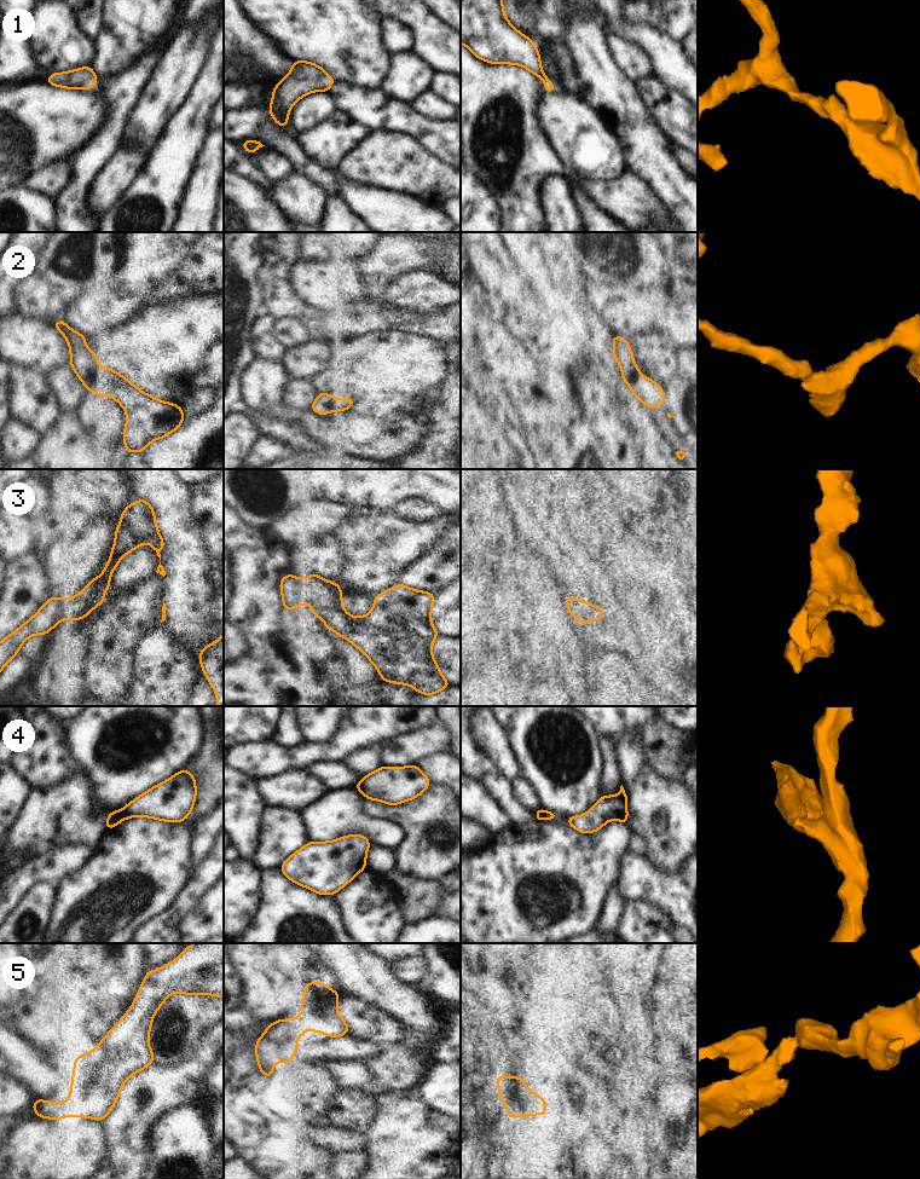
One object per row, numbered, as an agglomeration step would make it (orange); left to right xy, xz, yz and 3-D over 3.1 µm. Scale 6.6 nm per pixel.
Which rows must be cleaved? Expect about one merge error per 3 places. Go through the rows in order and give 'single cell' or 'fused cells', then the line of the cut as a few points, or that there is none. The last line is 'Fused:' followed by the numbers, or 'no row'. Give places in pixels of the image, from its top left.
1: single cell | no cut
2: single cell | no cut
3: single cell | no cut
4: fused cells | xy (121, 809), (129, 816)
5: single cell | no cut
Fused: 4

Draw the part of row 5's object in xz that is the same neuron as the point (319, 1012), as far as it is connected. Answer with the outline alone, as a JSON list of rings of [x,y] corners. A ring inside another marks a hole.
[[[308,982],[301,999],[301,1016],[278,1019],[267,1025],[255,1046],[258,1065],[264,1077],[274,1074],[276,1060],[287,1064],[295,1058],[299,1039],[306,1029],[330,1038],[349,1033],[348,1024],[337,1010],[340,996],[340,993],[320,982]]]

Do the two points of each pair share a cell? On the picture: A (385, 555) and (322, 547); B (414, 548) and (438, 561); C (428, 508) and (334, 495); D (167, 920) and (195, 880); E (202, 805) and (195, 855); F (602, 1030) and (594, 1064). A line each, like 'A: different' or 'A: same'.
A: different
B: different
C: different
D: same
E: different
F: same

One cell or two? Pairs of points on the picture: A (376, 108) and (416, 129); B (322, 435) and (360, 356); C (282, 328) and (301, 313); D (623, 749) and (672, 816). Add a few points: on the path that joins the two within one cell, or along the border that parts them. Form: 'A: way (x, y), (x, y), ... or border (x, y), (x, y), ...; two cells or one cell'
A: way (386, 114), (399, 115), (406, 120); one cell
B: way (346, 427), (364, 409), (364, 380); one cell
C: border (277, 318), (298, 318), (307, 328); two cells
D: way (634, 766), (640, 782), (655, 799); one cell

